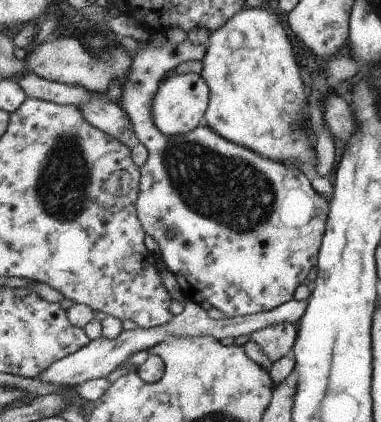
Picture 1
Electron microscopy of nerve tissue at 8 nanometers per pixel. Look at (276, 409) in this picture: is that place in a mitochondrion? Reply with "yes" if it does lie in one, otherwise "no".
no

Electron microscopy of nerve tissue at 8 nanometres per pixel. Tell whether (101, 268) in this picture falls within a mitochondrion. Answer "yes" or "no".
no

